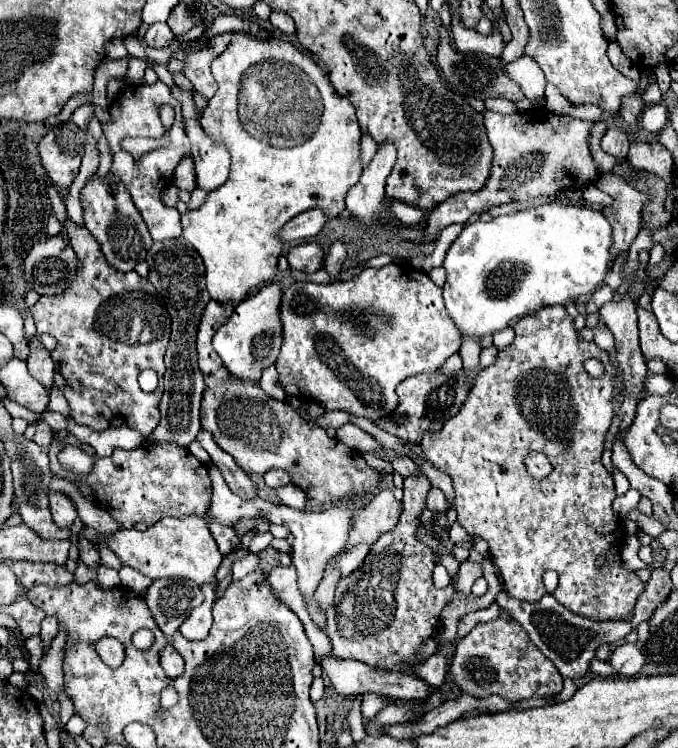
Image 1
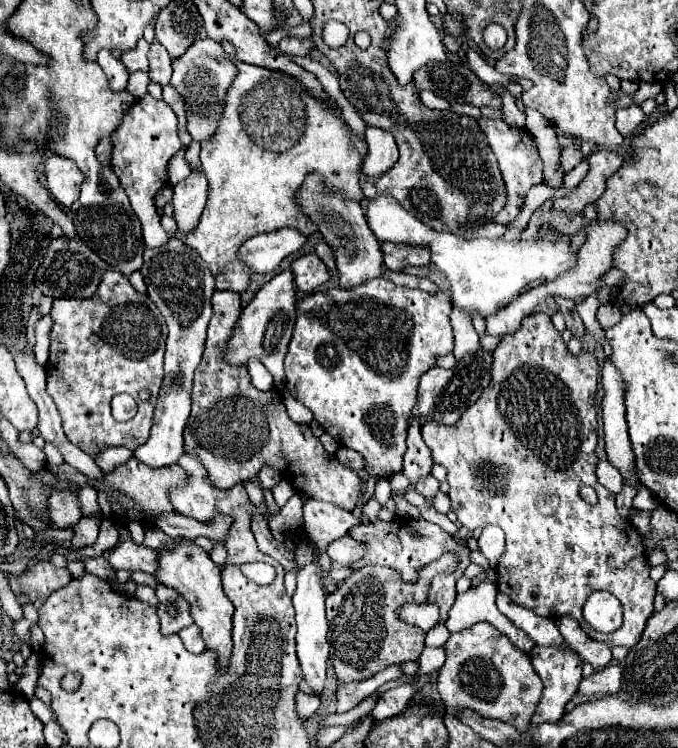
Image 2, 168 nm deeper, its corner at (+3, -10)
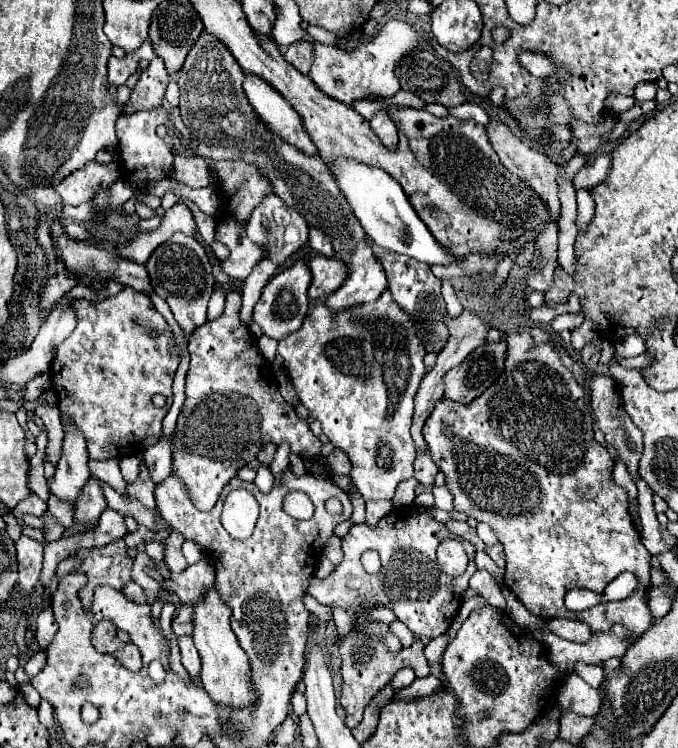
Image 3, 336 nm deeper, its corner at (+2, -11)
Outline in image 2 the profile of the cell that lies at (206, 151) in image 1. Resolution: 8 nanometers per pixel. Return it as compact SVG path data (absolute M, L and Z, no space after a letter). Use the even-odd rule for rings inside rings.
M191 172L173 188L173 218L179 232L189 234L207 204L207 178L201 172Z

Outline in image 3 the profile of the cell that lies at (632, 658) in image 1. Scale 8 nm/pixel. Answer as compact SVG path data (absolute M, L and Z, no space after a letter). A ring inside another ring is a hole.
M572 673L558 695L558 705L562 709L574 711L578 715L588 715L594 717L600 709L602 703L602 691L590 687L584 679L580 679L576 673Z

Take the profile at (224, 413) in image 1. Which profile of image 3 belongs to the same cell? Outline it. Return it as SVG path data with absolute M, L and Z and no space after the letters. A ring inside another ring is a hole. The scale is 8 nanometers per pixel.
M238 291L226 293L226 307L224 313L214 319L206 321L202 327L194 331L190 337L190 369L186 375L186 401L180 411L178 423L176 423L176 443L174 443L174 463L172 473L182 477L182 481L188 487L190 499L200 511L208 511L216 505L224 485L230 483L232 477L236 477L238 469L252 465L258 451L266 443L290 443L292 453L298 457L320 457L322 443L320 439L310 431L308 423L304 419L298 419L294 413L294 407L282 399L278 391L276 377L272 373L272 365L256 351L254 341L250 341L250 333L242 323L238 321L238 311L242 305L242 295Z

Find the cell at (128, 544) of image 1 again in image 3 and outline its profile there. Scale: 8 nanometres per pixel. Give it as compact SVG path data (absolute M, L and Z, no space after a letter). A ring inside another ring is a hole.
M214 585L208 587L206 595L202 595L202 599L198 603L194 603L192 639L202 657L200 683L208 691L208 695L218 705L242 707L246 703L252 703L254 691L252 691L252 681L250 681L248 655L242 651L242 647L236 641L236 635L230 629L230 607L222 601L222 597Z

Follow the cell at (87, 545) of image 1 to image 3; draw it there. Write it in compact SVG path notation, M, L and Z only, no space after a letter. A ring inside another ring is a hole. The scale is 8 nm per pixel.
M90 477L90 481L86 483L86 487L82 489L82 495L78 497L76 509L74 509L74 517L80 525L90 527L96 525L100 515L106 509L106 499L102 495L100 485L94 481L94 477Z

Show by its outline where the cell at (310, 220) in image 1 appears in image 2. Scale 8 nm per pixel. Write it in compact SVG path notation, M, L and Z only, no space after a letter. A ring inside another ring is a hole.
M281 228L269 234L257 234L241 244L237 258L251 272L271 272L283 258L297 252L305 244L305 236L295 228Z

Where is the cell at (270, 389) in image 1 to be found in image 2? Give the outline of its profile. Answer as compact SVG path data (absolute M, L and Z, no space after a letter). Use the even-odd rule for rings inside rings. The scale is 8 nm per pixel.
M249 360L249 366L247 366L249 374L251 374L251 380L253 384L259 388L259 390L271 390L273 388L273 376L269 374L269 370L265 370L265 366L259 362L259 360Z

